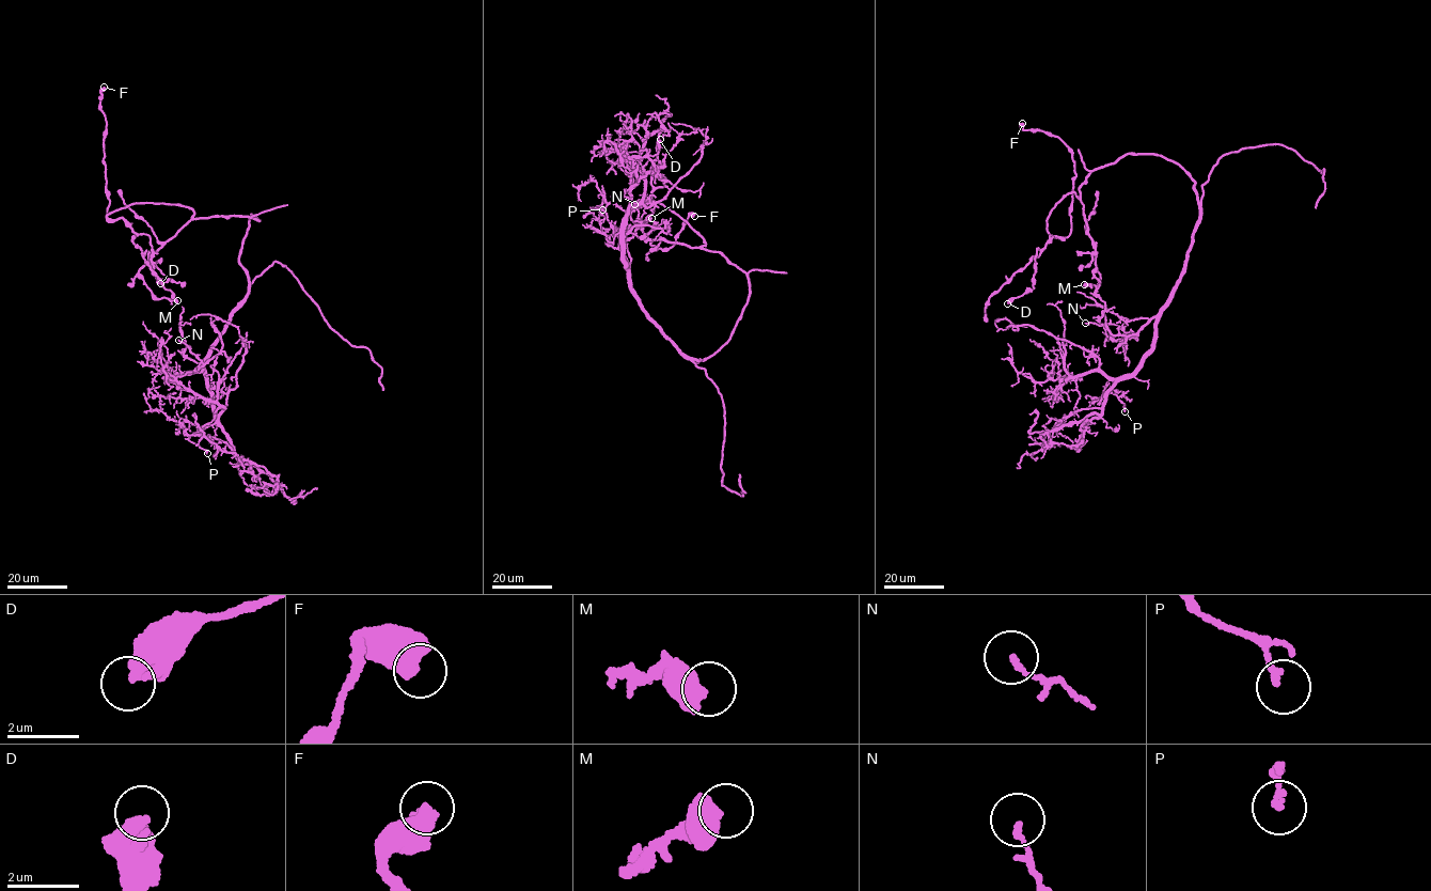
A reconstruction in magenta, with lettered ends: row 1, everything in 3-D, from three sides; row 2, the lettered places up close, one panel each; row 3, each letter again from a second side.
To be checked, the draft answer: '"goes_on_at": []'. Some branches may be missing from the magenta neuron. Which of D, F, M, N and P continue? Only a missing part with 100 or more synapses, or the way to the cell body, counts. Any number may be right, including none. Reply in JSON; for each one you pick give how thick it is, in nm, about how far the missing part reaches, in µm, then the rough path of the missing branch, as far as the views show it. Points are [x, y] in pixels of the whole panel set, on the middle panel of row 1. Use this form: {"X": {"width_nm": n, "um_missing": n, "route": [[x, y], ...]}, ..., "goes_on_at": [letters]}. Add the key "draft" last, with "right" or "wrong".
{"goes_on_at": [], "draft": "right"}

